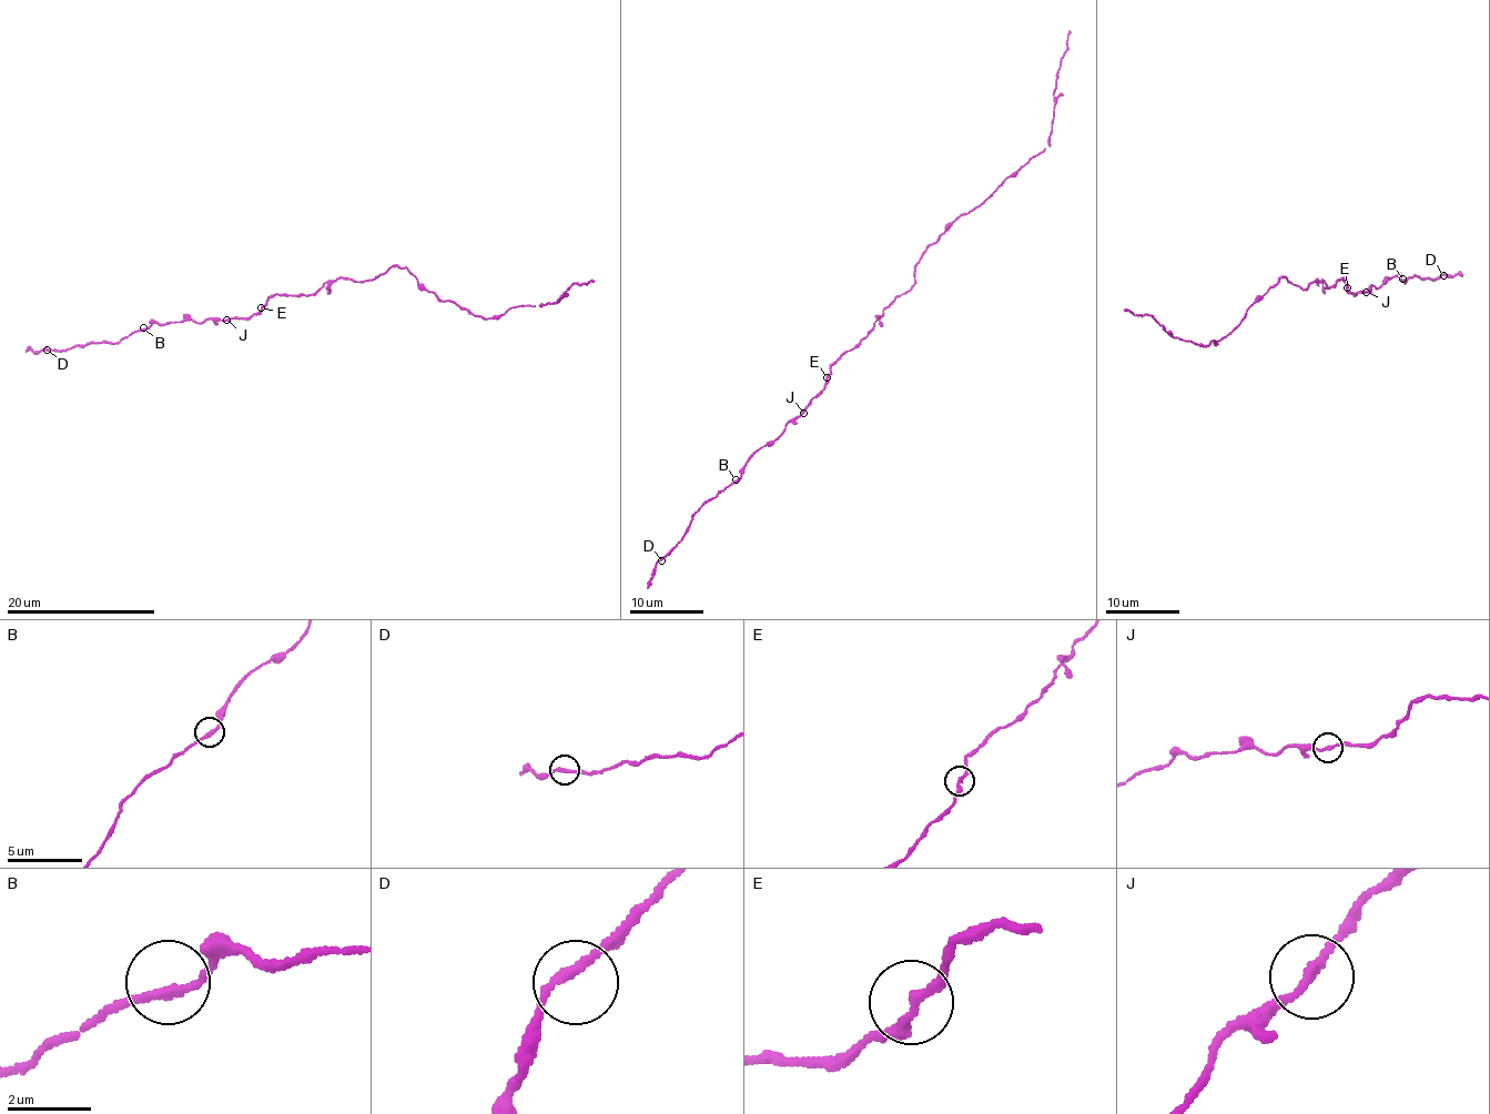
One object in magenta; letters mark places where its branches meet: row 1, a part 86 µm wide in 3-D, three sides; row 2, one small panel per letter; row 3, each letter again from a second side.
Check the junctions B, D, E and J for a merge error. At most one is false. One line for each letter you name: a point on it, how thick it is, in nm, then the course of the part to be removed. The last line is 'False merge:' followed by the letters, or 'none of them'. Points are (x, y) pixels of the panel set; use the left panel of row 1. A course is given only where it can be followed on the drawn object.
False merge: none of them

